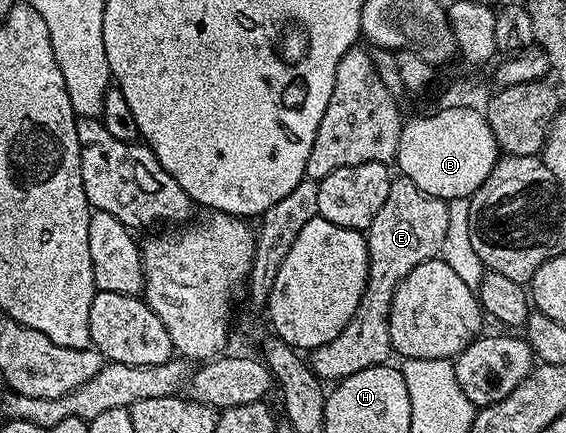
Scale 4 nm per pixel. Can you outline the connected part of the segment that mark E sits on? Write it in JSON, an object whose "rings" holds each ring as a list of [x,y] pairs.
{"rings":[[[404,175],[393,179],[390,194],[386,194],[386,202],[382,202],[382,210],[378,210],[374,222],[370,222],[366,229],[368,277],[358,310],[338,338],[330,338],[330,342],[311,349],[310,367],[321,382],[339,382],[350,374],[358,374],[358,370],[389,363],[393,355],[390,306],[394,302],[394,290],[404,281],[406,274],[414,270],[414,266],[422,266],[422,262],[439,257],[442,242],[446,239],[447,223],[450,222],[448,203],[423,193]]]}

